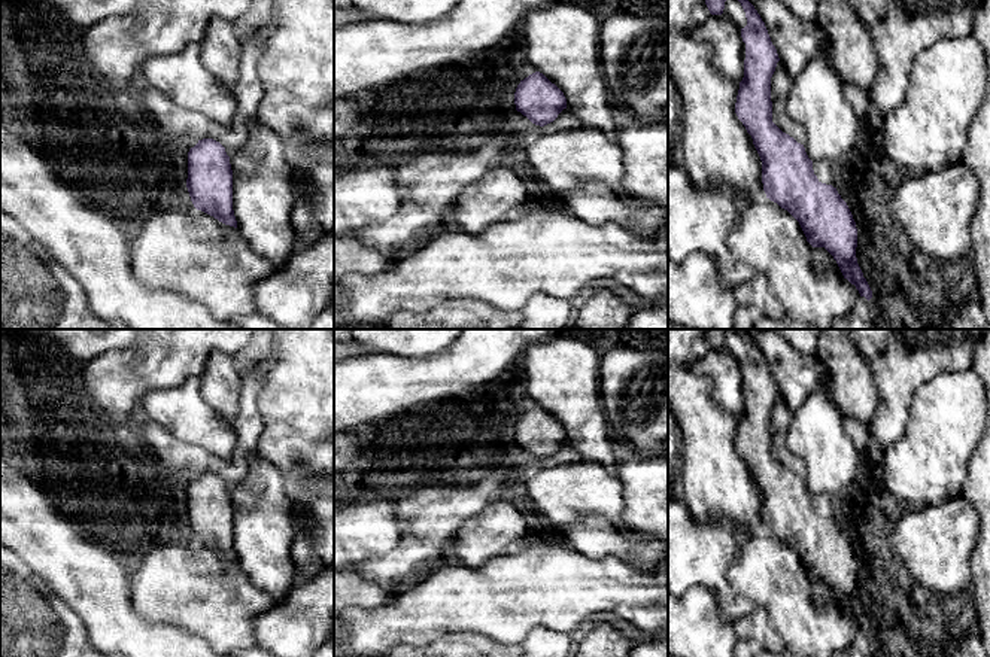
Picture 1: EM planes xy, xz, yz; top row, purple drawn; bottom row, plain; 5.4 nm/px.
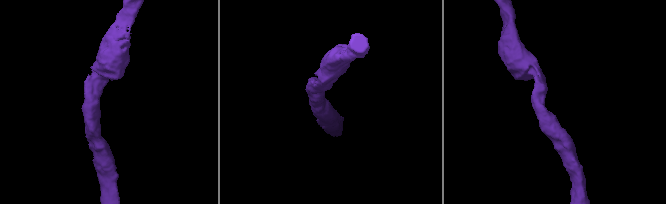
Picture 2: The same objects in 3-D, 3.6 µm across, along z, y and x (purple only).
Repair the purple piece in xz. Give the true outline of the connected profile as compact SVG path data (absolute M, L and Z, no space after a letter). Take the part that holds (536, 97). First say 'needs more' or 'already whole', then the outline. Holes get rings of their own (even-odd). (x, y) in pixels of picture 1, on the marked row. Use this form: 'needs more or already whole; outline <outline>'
already whole; outline M535 72L517 85L514 104L532 124L544 127L567 109L567 98L543 73Z

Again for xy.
already whole; outline M203 139L189 149L186 188L197 210L237 228L233 210L233 170L219 142Z

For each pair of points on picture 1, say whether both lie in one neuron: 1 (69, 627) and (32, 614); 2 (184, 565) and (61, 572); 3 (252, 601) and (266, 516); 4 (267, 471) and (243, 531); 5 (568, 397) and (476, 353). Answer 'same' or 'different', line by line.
1: same
2: different
3: different
4: same
5: different

